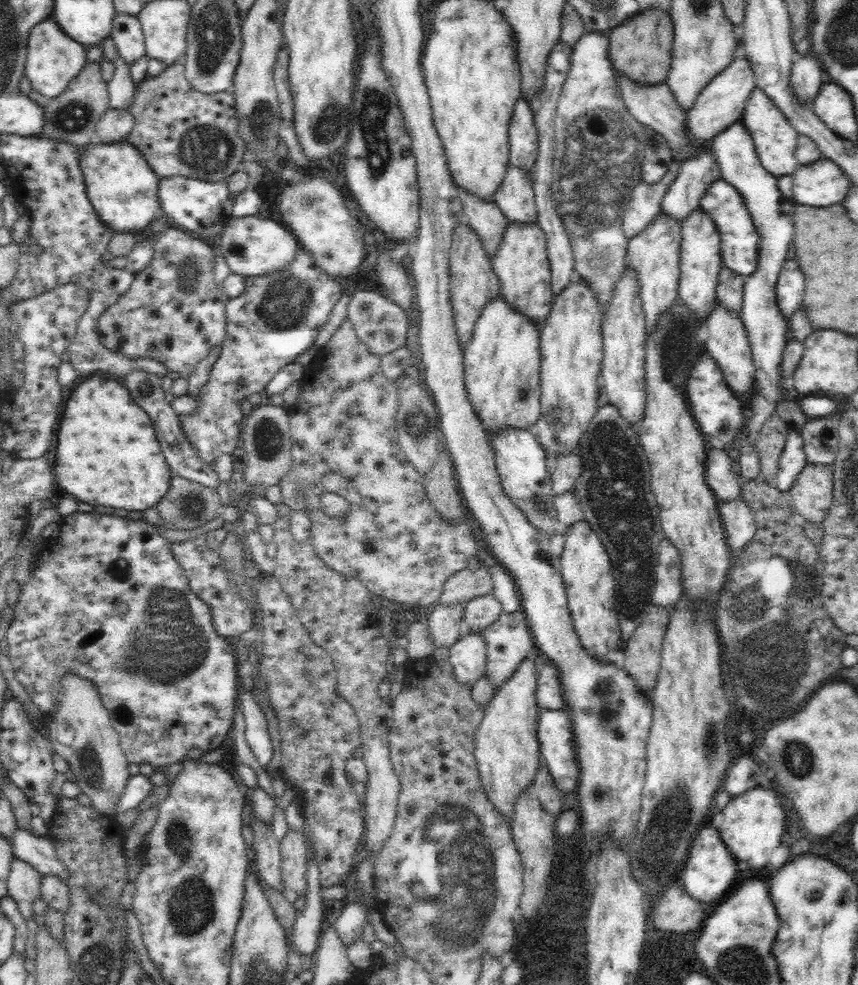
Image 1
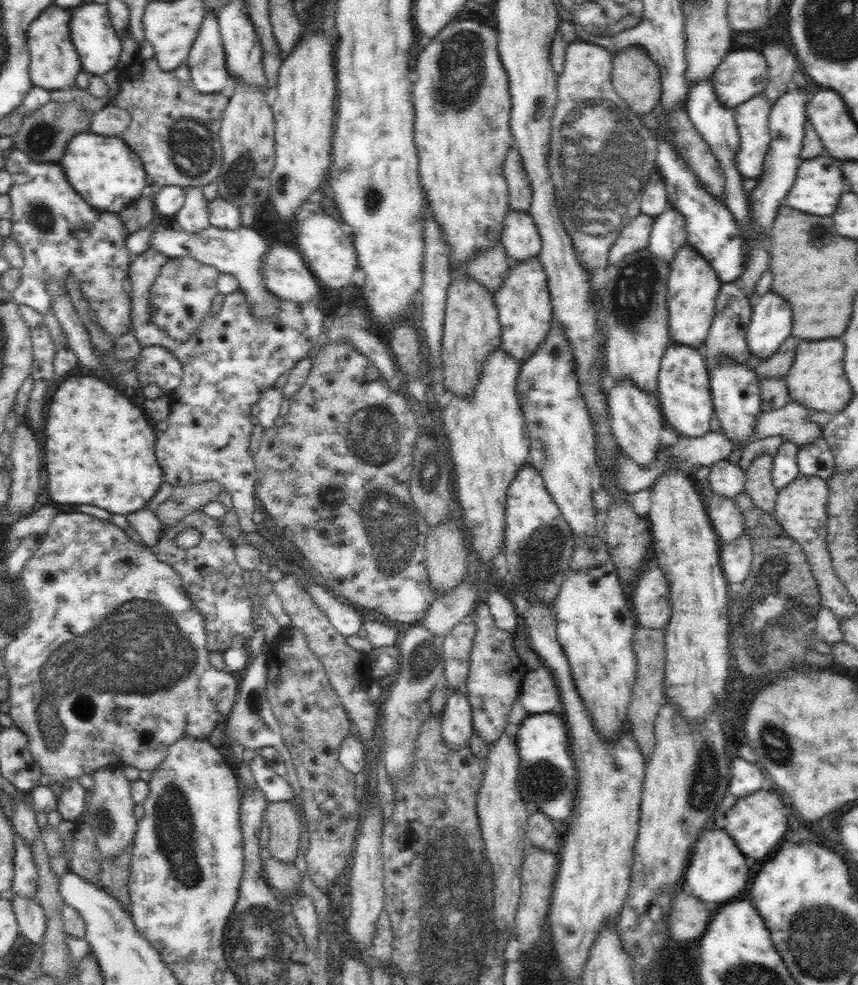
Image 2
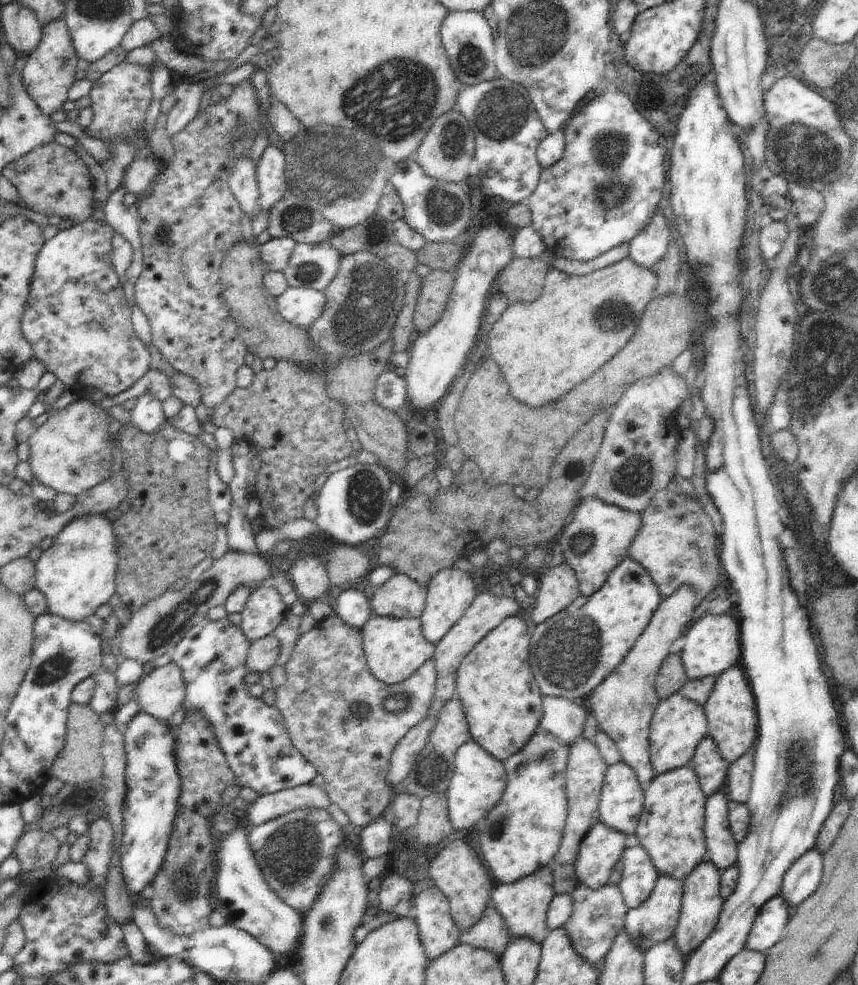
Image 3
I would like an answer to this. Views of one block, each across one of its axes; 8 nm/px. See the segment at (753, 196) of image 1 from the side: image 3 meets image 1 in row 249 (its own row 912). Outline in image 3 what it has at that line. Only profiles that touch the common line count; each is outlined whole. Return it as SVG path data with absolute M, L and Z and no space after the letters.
M777 894L764 906L761 906L748 933L746 949L764 952L764 950L772 948L776 942L780 942L782 934L784 934L784 926L790 916L788 910L790 910L790 906L781 894Z

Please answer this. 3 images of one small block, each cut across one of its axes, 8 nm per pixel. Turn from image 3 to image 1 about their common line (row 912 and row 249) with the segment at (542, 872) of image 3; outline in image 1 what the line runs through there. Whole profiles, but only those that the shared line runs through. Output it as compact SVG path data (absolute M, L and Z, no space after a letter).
M510 222L491 264L500 280L504 301L540 326L542 320L549 316L554 298L550 286L551 266L547 257L547 242L541 225L537 222Z

